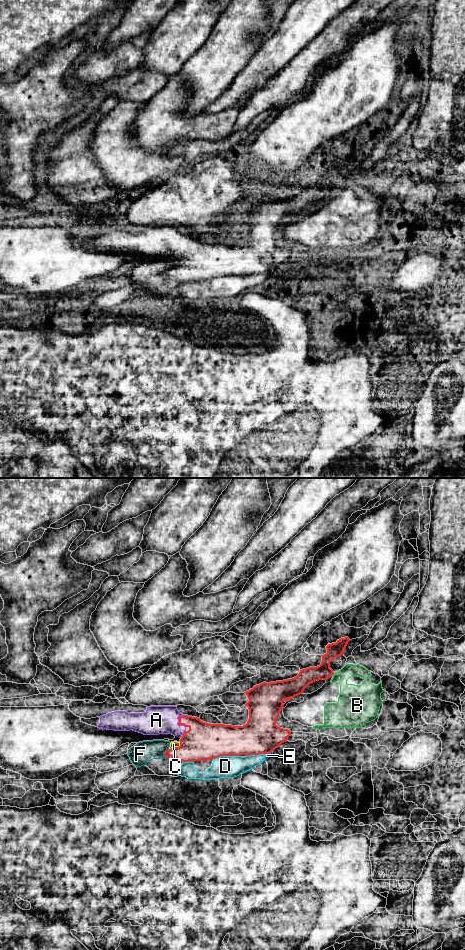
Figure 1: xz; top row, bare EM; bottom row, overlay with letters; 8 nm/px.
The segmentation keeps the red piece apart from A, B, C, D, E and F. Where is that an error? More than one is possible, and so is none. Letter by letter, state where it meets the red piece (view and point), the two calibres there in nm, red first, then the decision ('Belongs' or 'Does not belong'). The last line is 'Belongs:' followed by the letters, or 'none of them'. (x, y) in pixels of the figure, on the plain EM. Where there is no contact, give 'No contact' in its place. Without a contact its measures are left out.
A: Touches red at xz (178, 243). Thickness 300 nm (red) against 220 nm. Belongs
B: Touches red at xz (332, 194). Thickness 130 nm (red) against 220 nm. Does not belong
C: Touches red at xz (175, 267). Thickness 300 nm (red) against 50 nm. Does not belong
D: Touches red at xz (255, 274). Thickness 300 nm (red) against 180 nm. Does not belong
E: Touches red at xz (269, 272). Thickness 300 nm (red) against 30 nm. Does not belong
F: Touches red at xz (164, 273). Thickness 240 nm (red) against 180 nm. Does not belong
Belongs: A

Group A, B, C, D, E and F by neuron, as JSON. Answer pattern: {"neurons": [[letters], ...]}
{"neurons": [["A"], ["B"], ["C", "D", "E", "F"]]}

